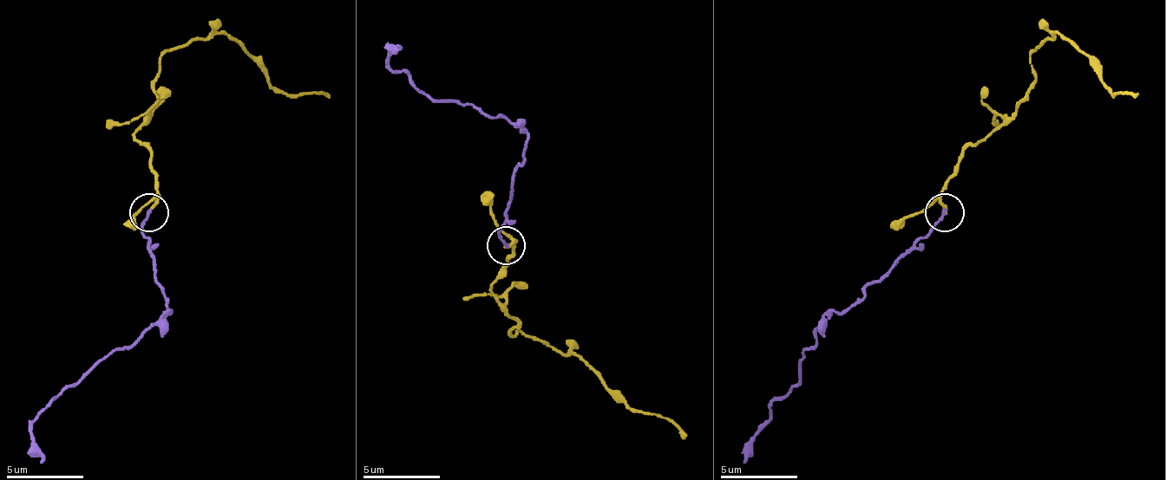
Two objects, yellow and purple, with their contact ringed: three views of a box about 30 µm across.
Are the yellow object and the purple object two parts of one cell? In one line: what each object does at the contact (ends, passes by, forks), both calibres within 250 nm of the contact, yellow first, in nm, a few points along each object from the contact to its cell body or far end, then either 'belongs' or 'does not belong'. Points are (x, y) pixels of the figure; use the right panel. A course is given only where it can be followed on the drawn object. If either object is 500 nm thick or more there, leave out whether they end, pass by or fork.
yellow ends; purple ends; calibres 180 and 200 nm; course yellow (943, 213), (940, 190), (959, 155), (1017, 108), (1037, 50), (1064, 35), (1106, 86), (1134, 97); course purple (943, 213), (854, 302), (835, 310), (815, 329), (796, 384), (773, 403), (773, 415), (753, 438), (742, 461); belongs

